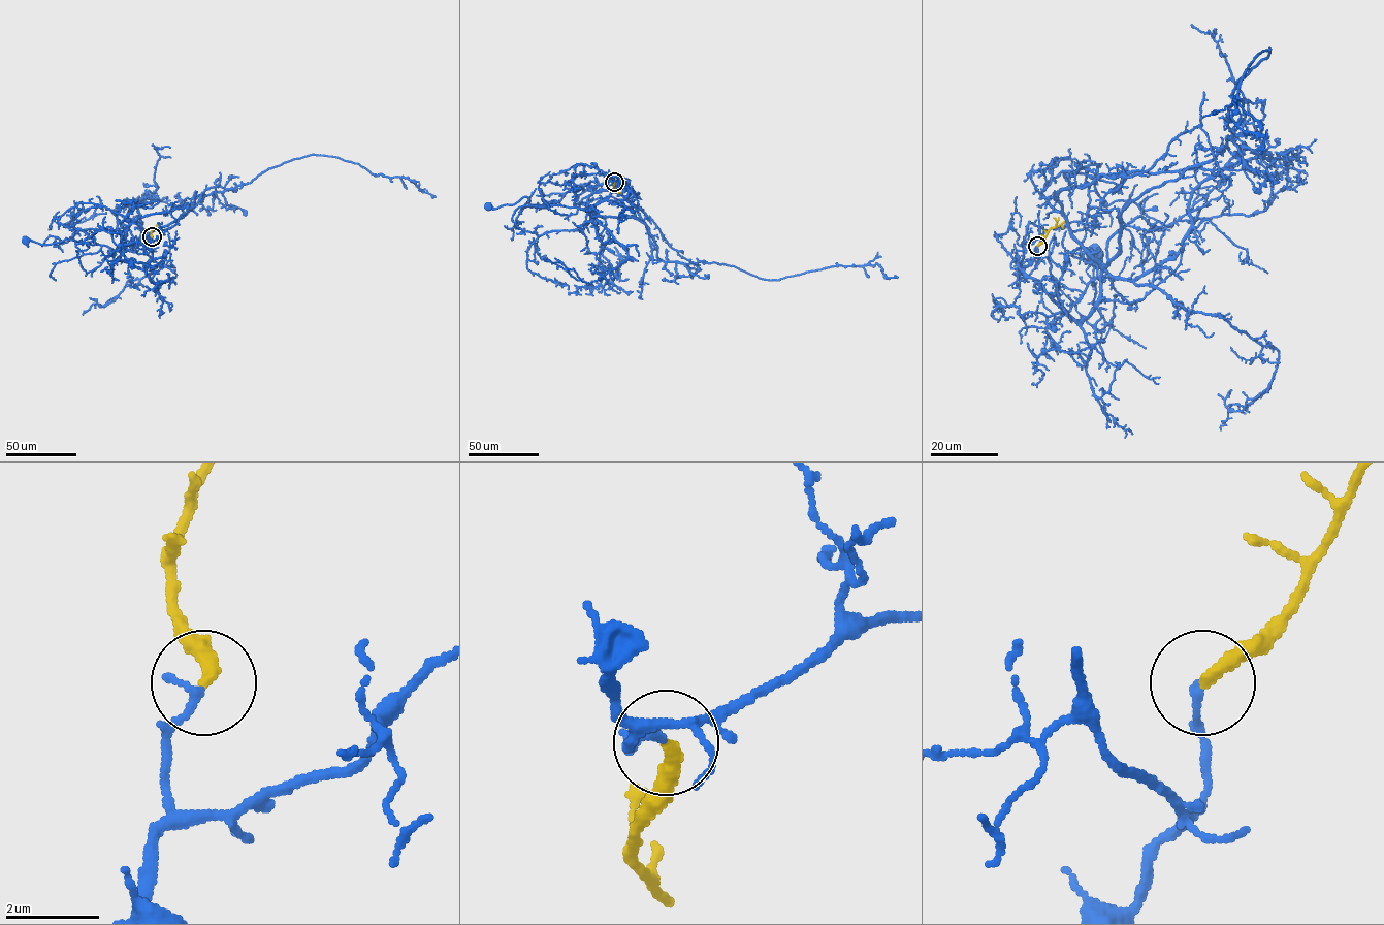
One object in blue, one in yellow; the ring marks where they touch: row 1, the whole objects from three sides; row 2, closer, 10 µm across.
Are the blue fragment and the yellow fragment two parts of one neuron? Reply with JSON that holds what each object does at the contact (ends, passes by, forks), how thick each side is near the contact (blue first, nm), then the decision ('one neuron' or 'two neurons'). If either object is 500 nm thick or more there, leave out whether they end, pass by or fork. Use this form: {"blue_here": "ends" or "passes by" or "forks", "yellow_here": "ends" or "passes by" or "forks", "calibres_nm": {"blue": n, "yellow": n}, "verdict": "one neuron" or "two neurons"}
{"blue_here": "ends", "yellow_here": "ends", "calibres_nm": {"blue": 180, "yellow": 320}, "verdict": "one neuron"}

